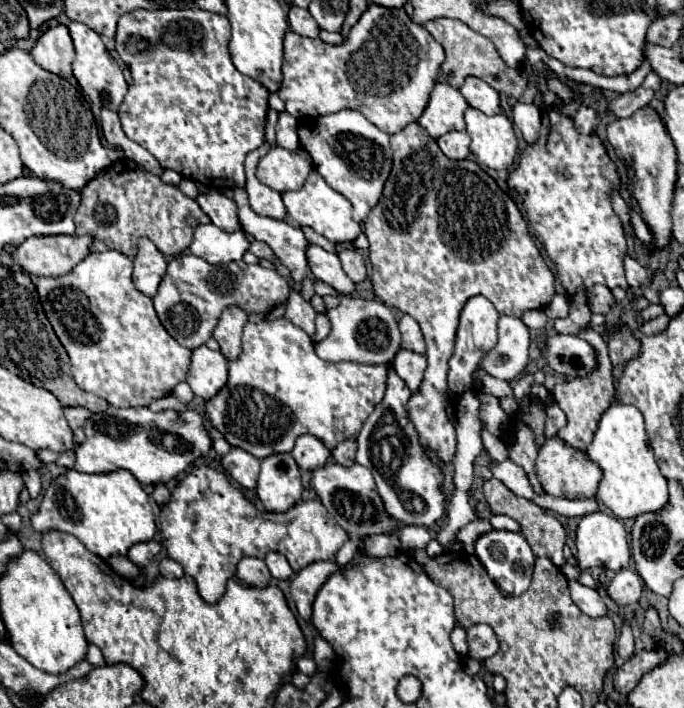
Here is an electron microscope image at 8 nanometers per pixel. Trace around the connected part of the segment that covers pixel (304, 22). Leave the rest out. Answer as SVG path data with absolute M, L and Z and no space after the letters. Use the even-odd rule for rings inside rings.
M292 7L290 13L288 13L288 23L290 23L290 29L304 35L304 37L318 37L320 35L320 29L318 29L318 23L314 21L314 17L310 15L308 9L302 9L302 7Z

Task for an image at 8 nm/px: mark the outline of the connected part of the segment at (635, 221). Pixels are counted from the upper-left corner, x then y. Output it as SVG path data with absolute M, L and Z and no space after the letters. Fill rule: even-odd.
M630 213L630 215L632 215L632 227L634 227L634 233L636 233L636 237L638 237L642 243L646 243L646 245L652 245L652 235L650 235L650 231L648 231L646 223L642 221L642 217L640 217L638 213Z

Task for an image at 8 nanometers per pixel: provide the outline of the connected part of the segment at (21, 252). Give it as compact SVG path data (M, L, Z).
M90 235L28 237L12 253L12 259L28 275L60 277L66 275L76 263L80 263L90 253L90 243Z

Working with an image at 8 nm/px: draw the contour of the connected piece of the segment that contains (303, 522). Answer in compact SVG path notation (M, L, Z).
M210 465L192 467L192 471L182 481L178 481L178 485L174 487L174 491L170 495L170 501L162 507L160 531L162 531L162 543L168 551L168 555L184 567L186 575L194 577L200 597L210 603L222 599L222 593L226 593L226 583L228 583L228 579L234 577L236 565L242 557L264 559L266 553L276 551L288 559L288 563L294 571L300 571L308 563L334 559L334 555L342 547L342 543L346 543L350 539L348 533L334 521L334 517L330 517L330 513L318 499L300 502L282 514L260 513L254 507L254 503L248 501L228 481L228 477L222 471L218 471Z

